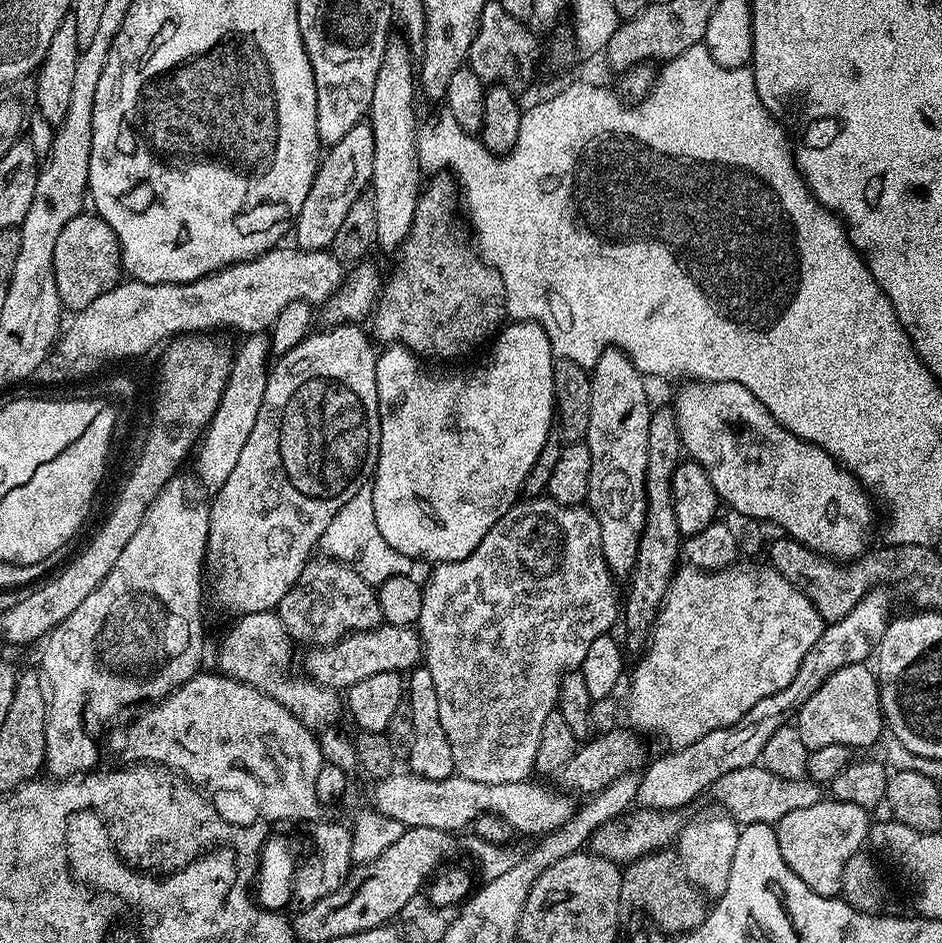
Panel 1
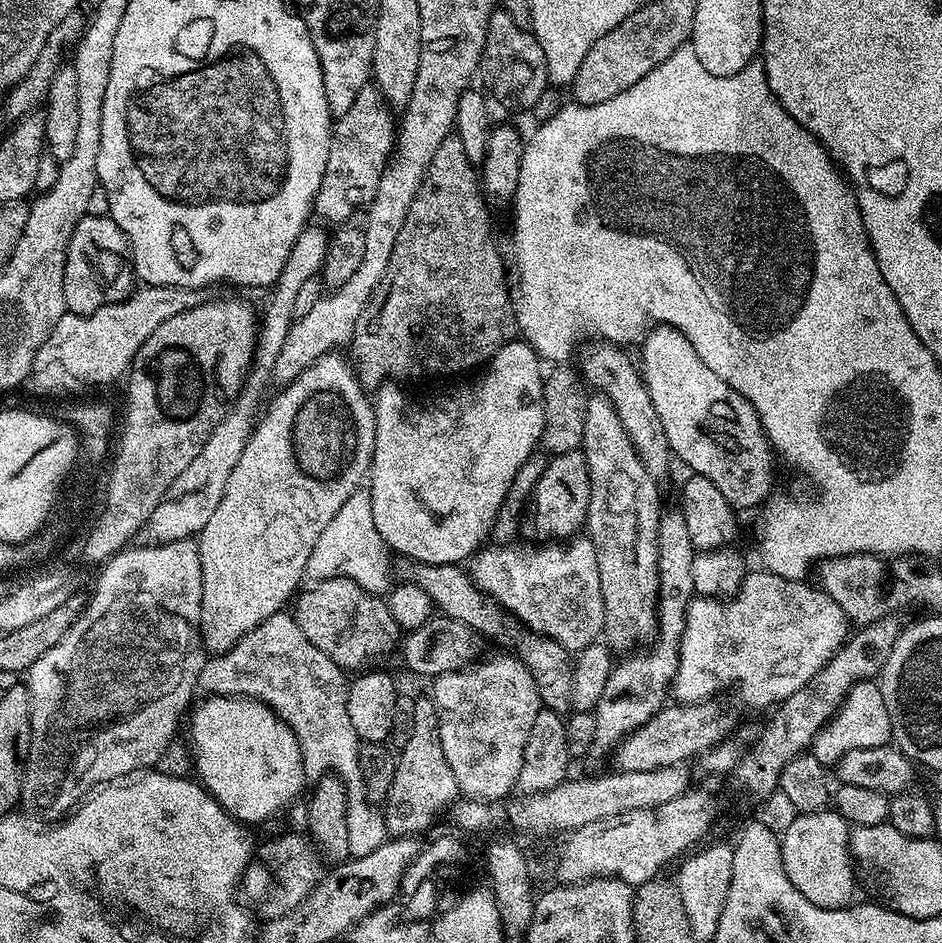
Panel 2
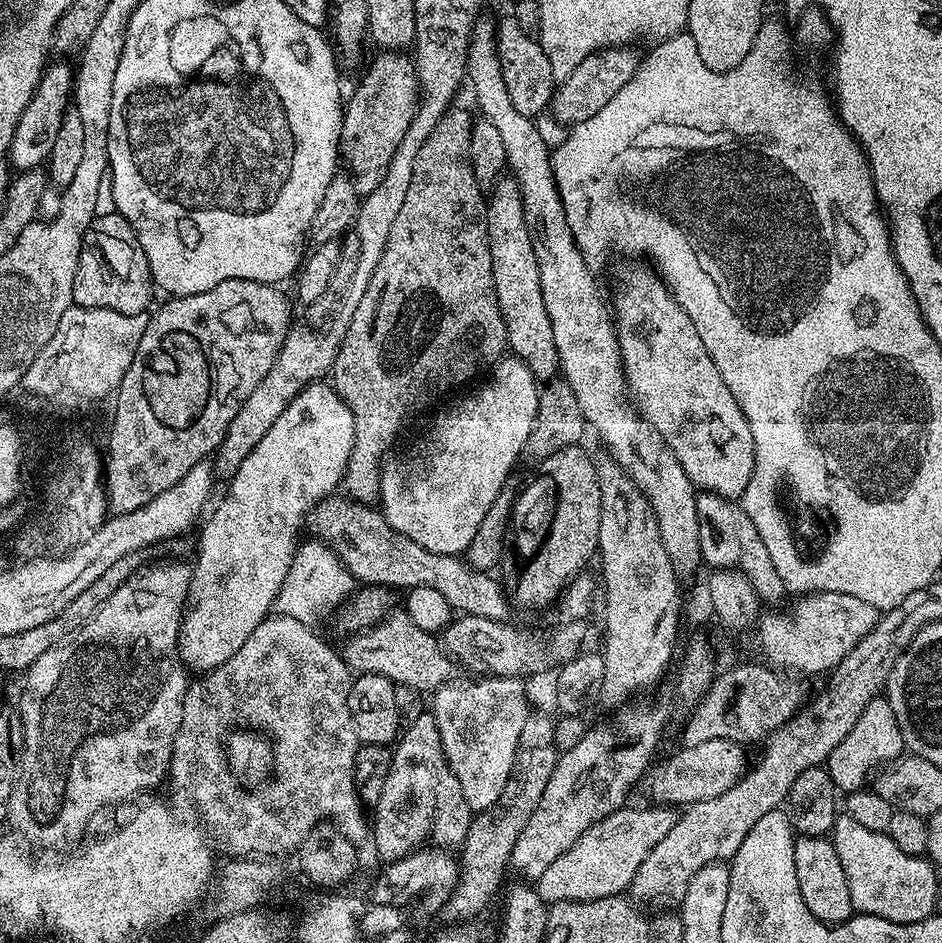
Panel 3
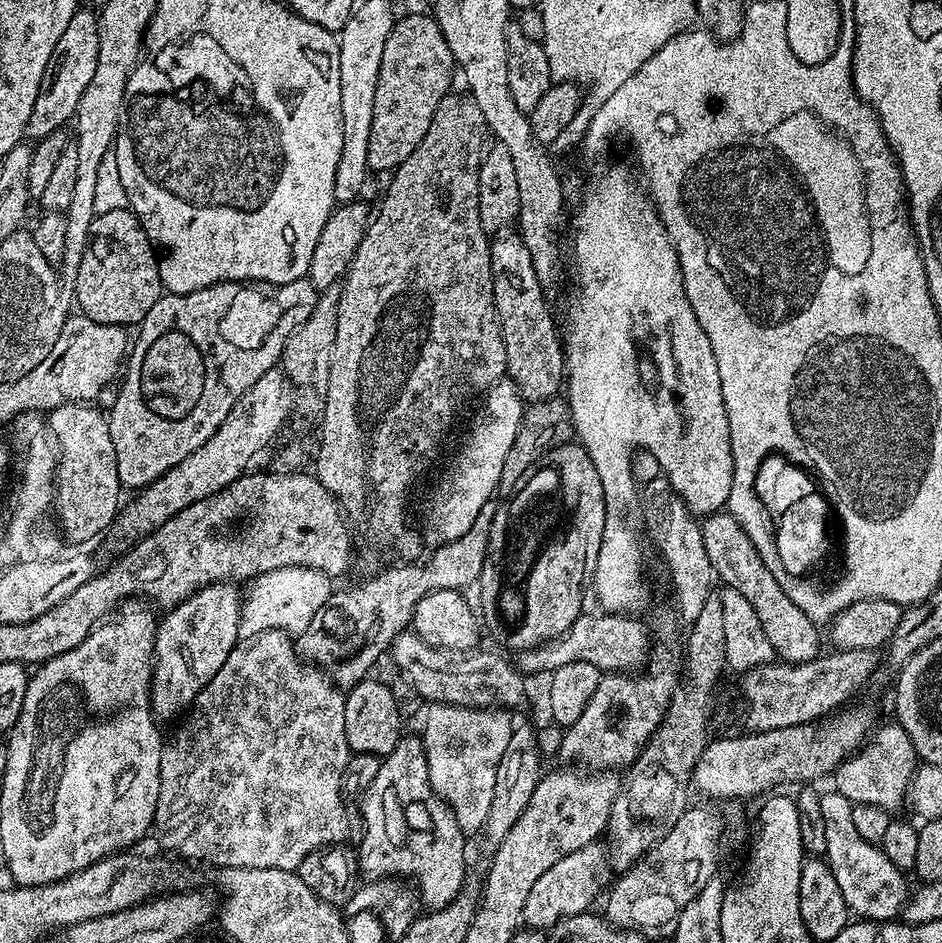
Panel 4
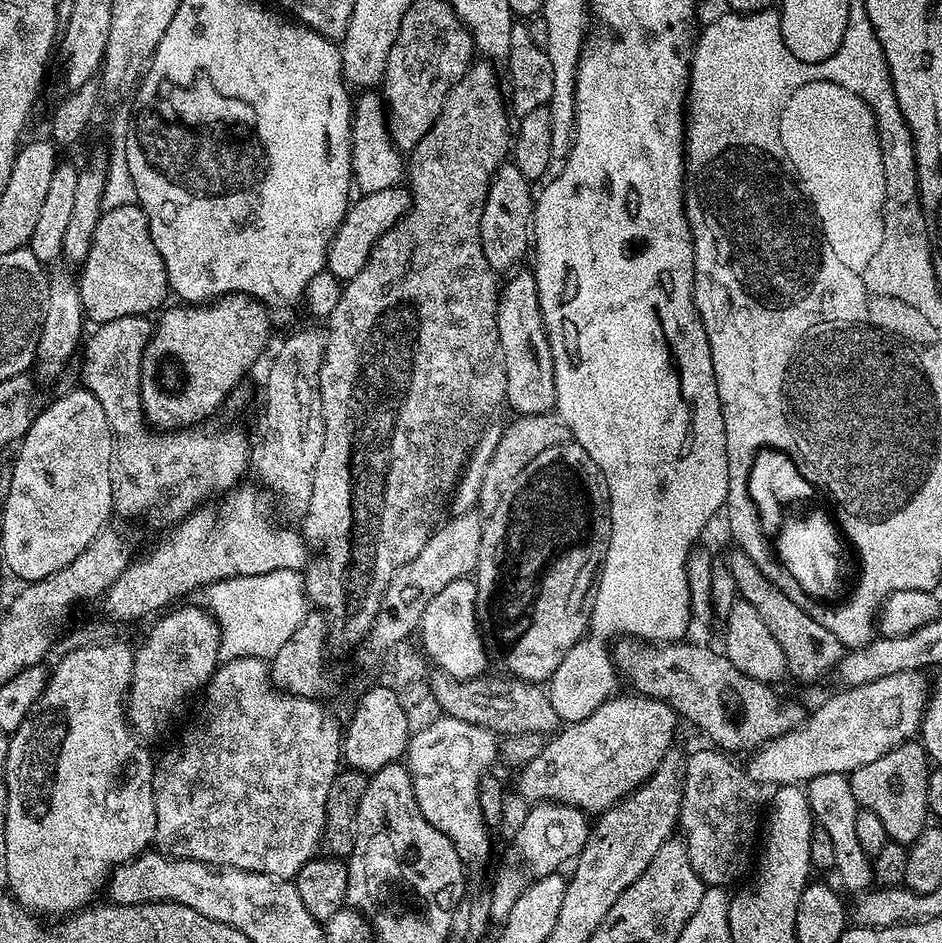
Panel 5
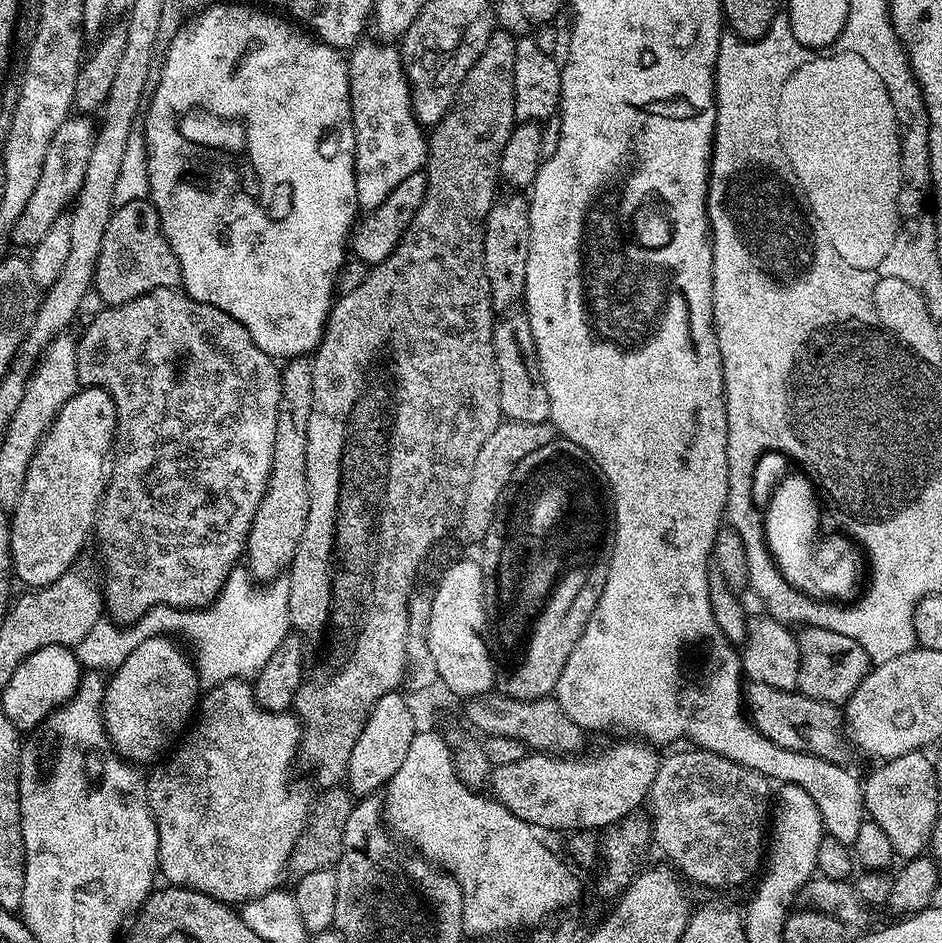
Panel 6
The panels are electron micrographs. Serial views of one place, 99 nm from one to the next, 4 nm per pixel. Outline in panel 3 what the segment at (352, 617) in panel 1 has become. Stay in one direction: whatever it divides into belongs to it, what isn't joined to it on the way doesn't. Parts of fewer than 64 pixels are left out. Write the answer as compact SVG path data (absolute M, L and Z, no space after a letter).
M393 610L380 623L351 637L348 649L342 655L349 668L356 674L378 674L390 678L392 683L405 684L421 694L435 693L437 688L449 683L448 671L454 668L453 661L440 647L437 637L424 632L422 626L410 622L410 614Z

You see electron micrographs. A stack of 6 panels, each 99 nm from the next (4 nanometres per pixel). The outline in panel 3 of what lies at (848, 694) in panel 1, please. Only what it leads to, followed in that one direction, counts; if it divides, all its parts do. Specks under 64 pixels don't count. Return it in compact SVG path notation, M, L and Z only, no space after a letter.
M878 698L862 710L862 716L858 722L854 722L854 728L838 746L828 755L826 767L832 785L841 793L856 792L859 788L869 783L870 777L877 770L890 764L894 760L905 755L904 739L902 730L898 730L898 718L894 718L894 710L890 710L890 702L887 698Z

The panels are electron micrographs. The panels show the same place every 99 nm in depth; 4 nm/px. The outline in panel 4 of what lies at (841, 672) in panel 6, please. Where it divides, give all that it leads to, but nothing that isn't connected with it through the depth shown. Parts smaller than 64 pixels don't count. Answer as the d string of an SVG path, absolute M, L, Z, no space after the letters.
M726 510L705 515L702 520L702 542L706 542L706 555L710 558L710 566L717 581L721 580L724 588L738 590L743 594L750 606L758 613L758 622L762 622L762 630L766 630L766 638L770 638L770 646L774 646L777 657L786 664L810 662L821 655L821 629L790 598L786 598L786 590L778 586L778 578L770 574L766 562L762 562L762 554L754 550L754 542L746 535L746 530L734 522L732 515Z

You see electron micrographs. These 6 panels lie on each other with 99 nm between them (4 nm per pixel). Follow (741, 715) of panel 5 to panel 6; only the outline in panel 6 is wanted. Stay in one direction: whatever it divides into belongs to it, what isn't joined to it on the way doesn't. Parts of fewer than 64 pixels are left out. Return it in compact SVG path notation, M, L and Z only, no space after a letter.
M751 682L746 688L746 712L756 729L780 748L809 751L833 762L841 759L840 747L846 744L846 736L842 731L842 712L837 705L803 696L799 690L783 692L766 686L766 682Z

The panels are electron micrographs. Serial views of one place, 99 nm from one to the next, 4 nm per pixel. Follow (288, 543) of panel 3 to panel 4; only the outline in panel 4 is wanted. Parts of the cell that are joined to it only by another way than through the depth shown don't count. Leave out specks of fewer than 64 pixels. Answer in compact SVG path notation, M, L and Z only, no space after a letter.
M232 582L211 584L163 613L156 629L156 658L152 666L152 710L161 721L179 717L191 708L192 701L206 682L218 674L222 662L241 639L242 592L236 588L239 587Z

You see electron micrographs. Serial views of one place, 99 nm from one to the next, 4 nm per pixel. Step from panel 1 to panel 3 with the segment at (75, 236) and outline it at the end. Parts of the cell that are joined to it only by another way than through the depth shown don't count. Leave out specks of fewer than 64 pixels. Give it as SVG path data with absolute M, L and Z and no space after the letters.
M119 212L97 215L86 230L80 247L78 270L74 274L72 302L78 308L105 308L118 310L118 314L148 312L154 285L150 274L150 262L138 242L136 232Z

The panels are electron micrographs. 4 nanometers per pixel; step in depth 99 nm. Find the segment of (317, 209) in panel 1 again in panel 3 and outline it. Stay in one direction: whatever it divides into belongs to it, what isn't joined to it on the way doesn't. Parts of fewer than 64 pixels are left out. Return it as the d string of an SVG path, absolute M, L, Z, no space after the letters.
M384 50L380 57L364 72L364 77L356 84L352 97L347 97L344 108L344 120L340 123L340 155L343 163L348 163L347 175L352 177L356 191L361 197L368 196L378 182L382 182L382 174L390 166L390 158L394 158L394 150L402 143L406 130L410 130L410 122L416 113L416 103L420 100L420 81L416 79L416 65L396 50Z

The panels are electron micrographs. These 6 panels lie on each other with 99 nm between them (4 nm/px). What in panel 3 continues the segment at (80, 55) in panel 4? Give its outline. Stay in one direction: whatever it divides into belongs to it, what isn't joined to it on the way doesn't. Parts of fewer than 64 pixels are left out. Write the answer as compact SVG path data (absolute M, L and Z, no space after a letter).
M49 63L40 73L38 86L26 110L22 110L22 118L18 118L18 126L14 130L14 138L8 147L6 159L13 169L20 172L41 167L47 161L50 150L54 147L54 138L62 126L62 118L70 111L70 105L73 103L74 68L71 63L60 63L64 64Z

